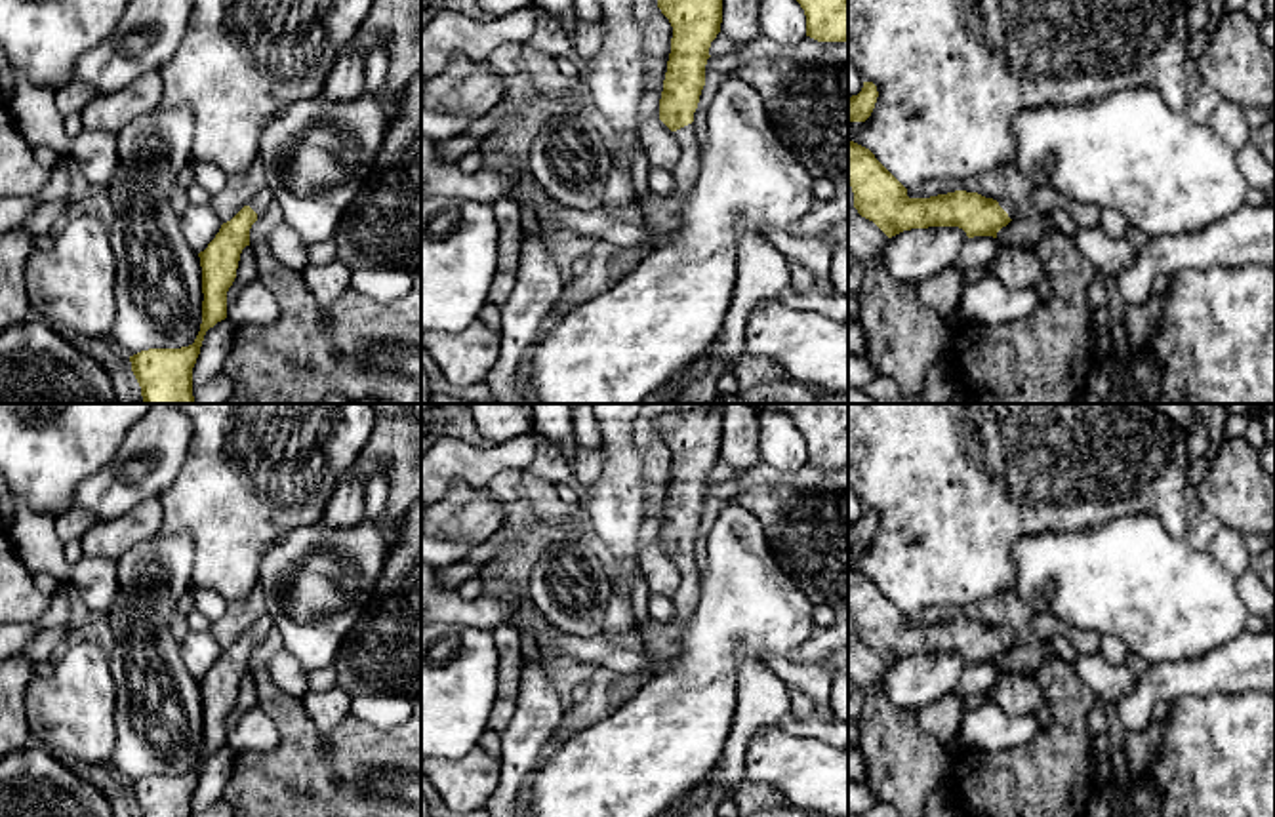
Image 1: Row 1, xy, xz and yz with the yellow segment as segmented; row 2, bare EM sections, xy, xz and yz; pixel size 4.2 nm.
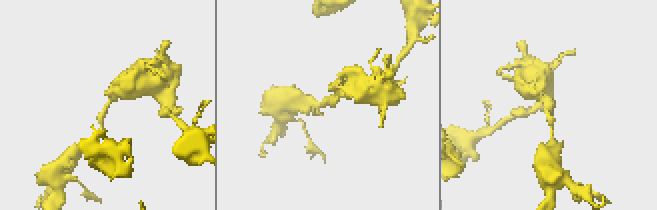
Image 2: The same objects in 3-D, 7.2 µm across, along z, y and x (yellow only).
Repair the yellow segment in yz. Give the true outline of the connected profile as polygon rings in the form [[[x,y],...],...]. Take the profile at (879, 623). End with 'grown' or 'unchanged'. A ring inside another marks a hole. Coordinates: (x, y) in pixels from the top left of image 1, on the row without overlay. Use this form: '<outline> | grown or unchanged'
[[[848,566],[848,611],[858,640],[873,648],[888,665],[928,653],[959,653],[968,665],[993,663],[1014,644],[1006,627],[955,617],[930,625],[909,625],[907,615],[875,585]]] | grown

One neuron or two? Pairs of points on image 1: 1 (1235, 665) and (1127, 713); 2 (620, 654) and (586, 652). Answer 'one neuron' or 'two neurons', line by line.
1: one neuron
2: one neuron

